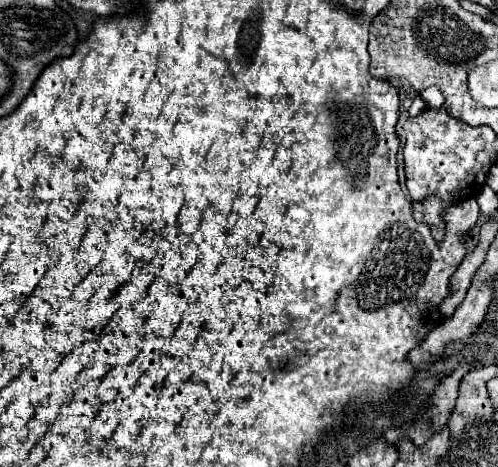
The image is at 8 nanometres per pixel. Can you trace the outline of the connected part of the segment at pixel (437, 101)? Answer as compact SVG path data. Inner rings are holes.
M429 87L429 89L421 91L421 97L427 103L427 107L431 107L431 109L439 109L443 105L443 101L445 101L443 95L441 95L441 91L437 87Z

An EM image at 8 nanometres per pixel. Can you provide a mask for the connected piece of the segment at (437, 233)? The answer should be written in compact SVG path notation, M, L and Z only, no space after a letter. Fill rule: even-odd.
M429 197L425 201L415 201L413 209L415 209L415 219L429 223L433 239L437 243L441 243L445 239L445 219L443 219L445 207L443 207L443 201L437 197Z

